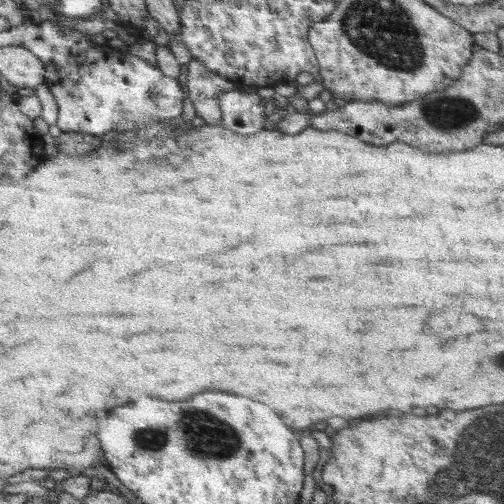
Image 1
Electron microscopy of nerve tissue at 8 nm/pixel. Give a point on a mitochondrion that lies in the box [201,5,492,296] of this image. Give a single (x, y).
(447, 114)

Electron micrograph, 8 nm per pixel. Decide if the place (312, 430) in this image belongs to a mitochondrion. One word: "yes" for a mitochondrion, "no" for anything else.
no

